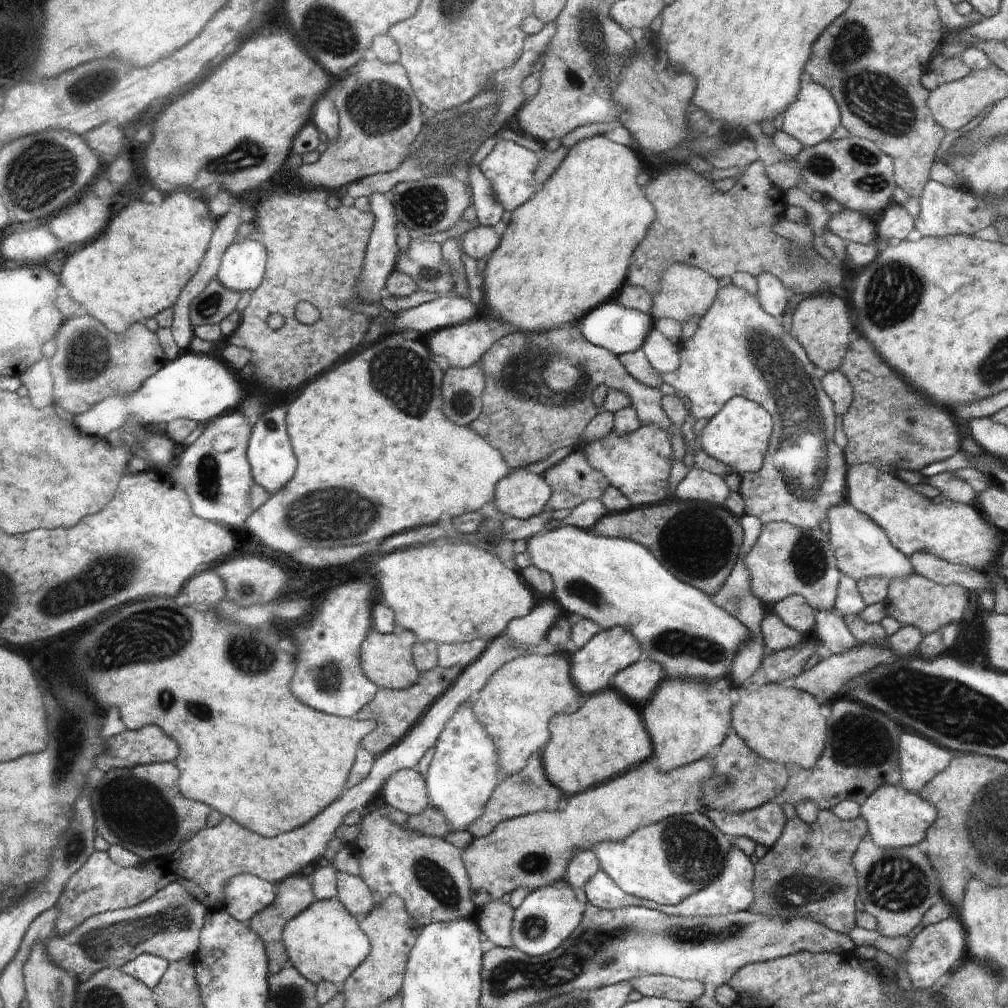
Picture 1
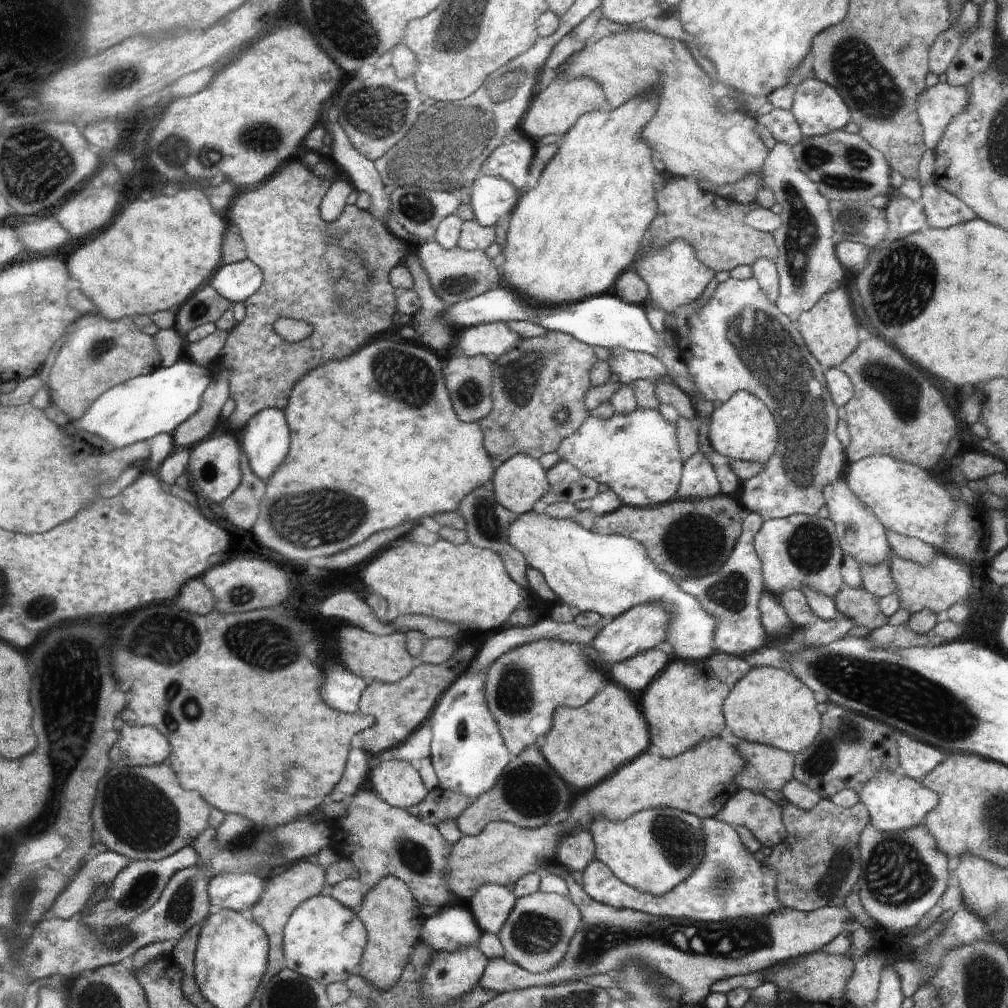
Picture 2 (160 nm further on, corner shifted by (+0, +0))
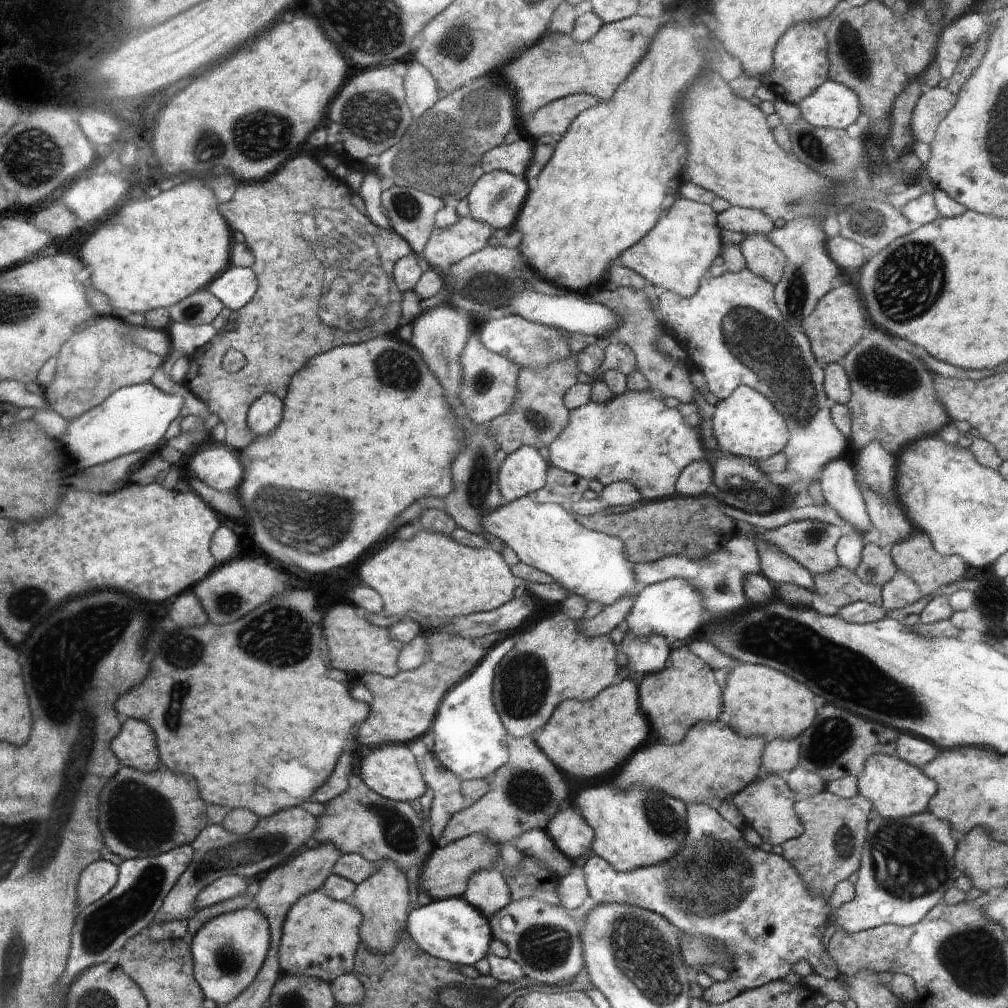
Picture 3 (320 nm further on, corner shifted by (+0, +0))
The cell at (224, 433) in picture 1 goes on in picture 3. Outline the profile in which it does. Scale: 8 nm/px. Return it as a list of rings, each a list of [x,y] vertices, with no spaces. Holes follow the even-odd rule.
[[[208,446],[194,454],[190,468],[210,488],[217,491],[234,491],[245,476],[245,462],[240,454],[222,446]]]

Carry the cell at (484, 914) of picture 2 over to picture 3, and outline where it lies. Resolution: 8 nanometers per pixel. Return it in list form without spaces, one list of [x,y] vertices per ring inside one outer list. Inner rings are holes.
[[[500,867],[475,872],[463,897],[488,919],[511,901]]]

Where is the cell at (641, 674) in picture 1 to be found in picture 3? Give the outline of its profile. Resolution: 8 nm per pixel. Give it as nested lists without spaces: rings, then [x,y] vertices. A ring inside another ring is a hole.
[[[626,632],[620,650],[628,656],[628,666],[636,670],[638,677],[662,671],[668,656],[671,656],[666,637],[662,635],[639,637]]]

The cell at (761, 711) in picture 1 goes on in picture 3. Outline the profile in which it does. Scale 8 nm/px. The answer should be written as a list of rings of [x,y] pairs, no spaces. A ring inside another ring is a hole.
[[[740,664],[728,674],[724,688],[724,712],[730,716],[728,726],[736,728],[740,736],[761,736],[768,740],[796,738],[816,716],[814,694],[804,684],[772,668],[754,664]]]

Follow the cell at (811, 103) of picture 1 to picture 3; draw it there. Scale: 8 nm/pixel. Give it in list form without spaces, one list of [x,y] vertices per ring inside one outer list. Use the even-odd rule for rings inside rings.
[[[832,80],[823,82],[798,106],[801,116],[818,128],[846,130],[861,115],[859,96]]]

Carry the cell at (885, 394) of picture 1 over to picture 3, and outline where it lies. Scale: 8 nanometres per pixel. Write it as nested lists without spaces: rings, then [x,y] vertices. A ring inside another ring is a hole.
[[[872,328],[864,335],[864,340],[859,341],[860,344],[856,343],[856,348],[852,347],[840,361],[851,388],[851,397],[846,404],[853,416],[851,449],[860,450],[871,440],[879,440],[889,453],[899,454],[904,447],[920,440],[922,434],[938,432],[948,420],[947,410],[936,400],[932,376],[926,366],[882,330]]]

